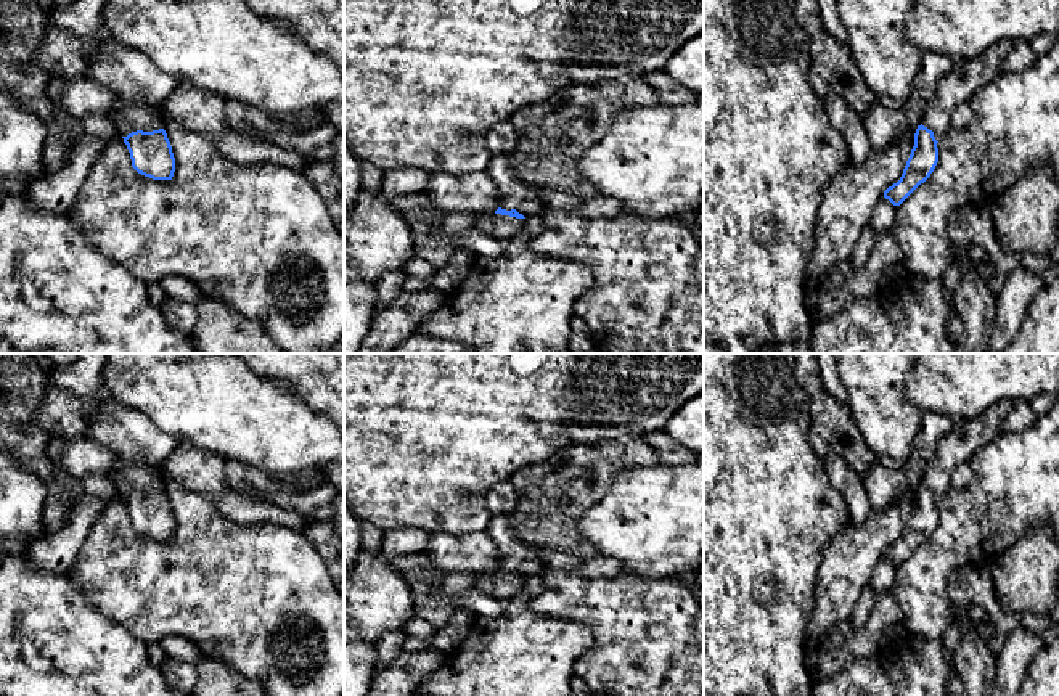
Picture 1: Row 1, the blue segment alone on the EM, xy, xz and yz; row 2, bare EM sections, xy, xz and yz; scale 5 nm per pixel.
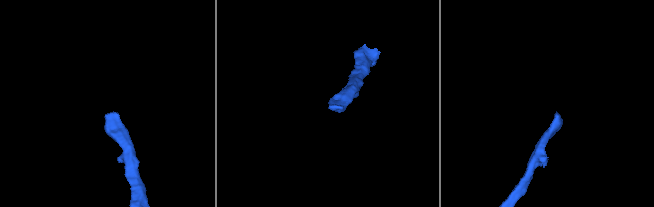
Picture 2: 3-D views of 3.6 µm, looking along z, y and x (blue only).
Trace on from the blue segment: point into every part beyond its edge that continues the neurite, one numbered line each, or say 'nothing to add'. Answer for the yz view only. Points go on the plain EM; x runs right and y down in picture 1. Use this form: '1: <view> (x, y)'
1: yz (966, 438)

